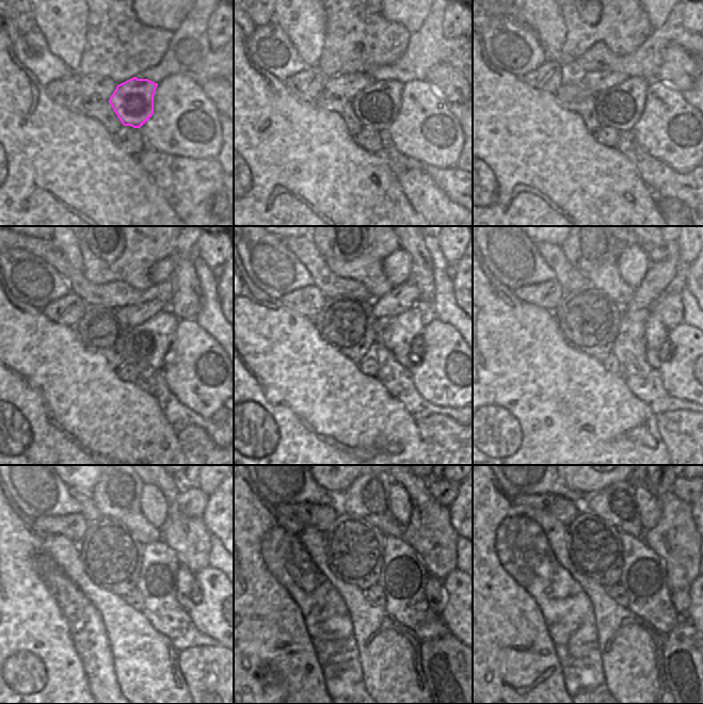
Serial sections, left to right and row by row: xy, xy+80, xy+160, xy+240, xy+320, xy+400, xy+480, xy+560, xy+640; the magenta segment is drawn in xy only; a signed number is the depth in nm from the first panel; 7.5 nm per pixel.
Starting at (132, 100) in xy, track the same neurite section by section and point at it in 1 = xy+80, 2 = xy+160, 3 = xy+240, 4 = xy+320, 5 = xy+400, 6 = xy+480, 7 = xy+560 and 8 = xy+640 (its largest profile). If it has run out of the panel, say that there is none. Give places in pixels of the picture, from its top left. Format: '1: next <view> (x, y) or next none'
1: next xy+80 (377, 106)
2: next xy+160 (620, 107)
3: next xy+240 (145, 345)
4: next xy+320 (396, 334)
5: next xy+400 (655, 333)
6: next xy+480 (188, 593)
7: next xy+560 (434, 593)
8: next xy+640 (680, 598)

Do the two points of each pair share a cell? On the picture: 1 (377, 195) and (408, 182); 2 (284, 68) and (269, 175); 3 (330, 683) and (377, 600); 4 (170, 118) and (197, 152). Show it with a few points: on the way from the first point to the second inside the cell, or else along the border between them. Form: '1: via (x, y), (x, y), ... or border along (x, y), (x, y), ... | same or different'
1: border along (396, 175), (404, 196), (413, 207) | different
2: border along (260, 66), (283, 81) | different
3: border along (364, 591), (365, 597), (370, 603), (383, 608) | different
4: via (175, 127), (178, 133), (189, 143) | same

